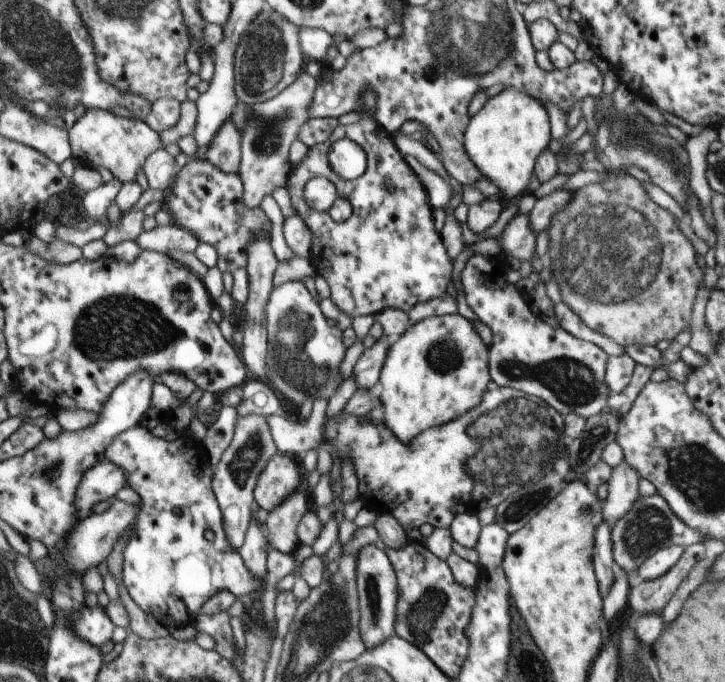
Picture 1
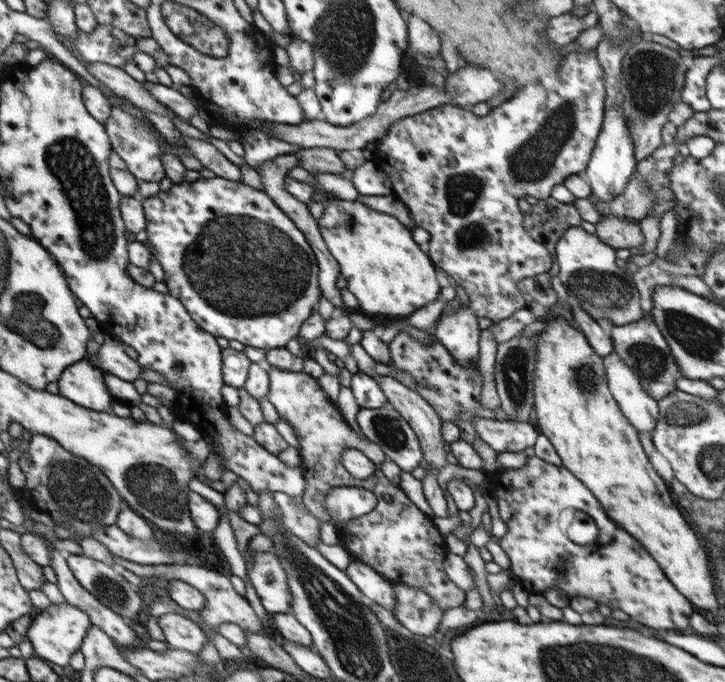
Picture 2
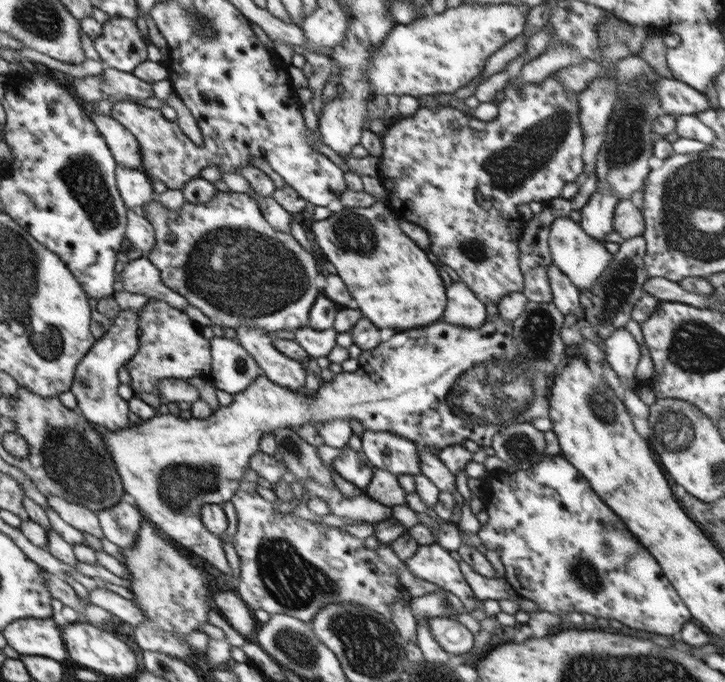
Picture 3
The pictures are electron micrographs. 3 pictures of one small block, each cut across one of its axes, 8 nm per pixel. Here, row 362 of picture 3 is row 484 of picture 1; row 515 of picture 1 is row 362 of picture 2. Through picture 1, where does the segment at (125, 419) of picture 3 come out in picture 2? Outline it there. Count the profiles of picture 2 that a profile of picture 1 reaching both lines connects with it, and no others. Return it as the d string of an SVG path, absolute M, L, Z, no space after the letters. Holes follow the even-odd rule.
M83 359L77 364L71 365L70 368L62 374L57 382L59 386L59 394L64 398L71 399L72 402L78 403L80 406L88 407L96 412L110 412L112 403L117 400L112 396L106 381L106 373L95 368L92 362Z

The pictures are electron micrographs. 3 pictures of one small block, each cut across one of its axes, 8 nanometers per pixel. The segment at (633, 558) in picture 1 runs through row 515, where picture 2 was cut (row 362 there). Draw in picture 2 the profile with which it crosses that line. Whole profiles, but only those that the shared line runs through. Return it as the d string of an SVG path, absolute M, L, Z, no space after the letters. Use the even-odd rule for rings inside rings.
M644 316L643 320L631 323L630 326L622 325L617 329L613 328L610 335L614 343L614 351L634 370L634 373L638 375L640 385L656 402L677 389L676 381L683 378L682 372L652 317Z

